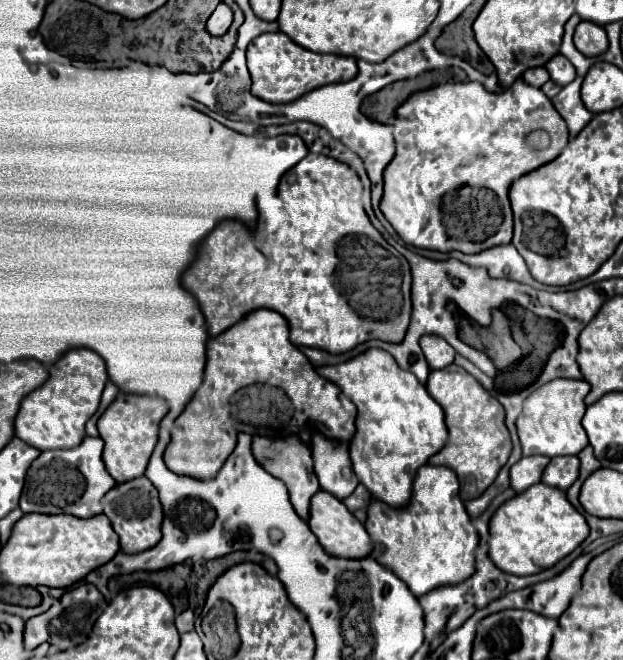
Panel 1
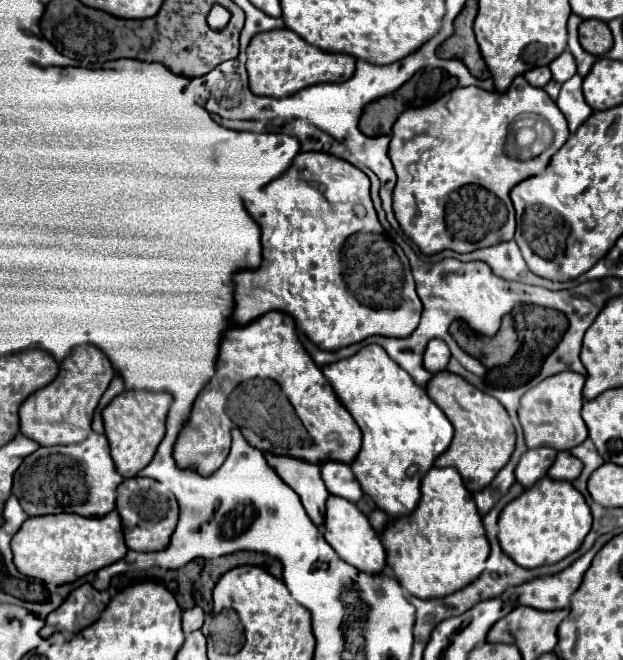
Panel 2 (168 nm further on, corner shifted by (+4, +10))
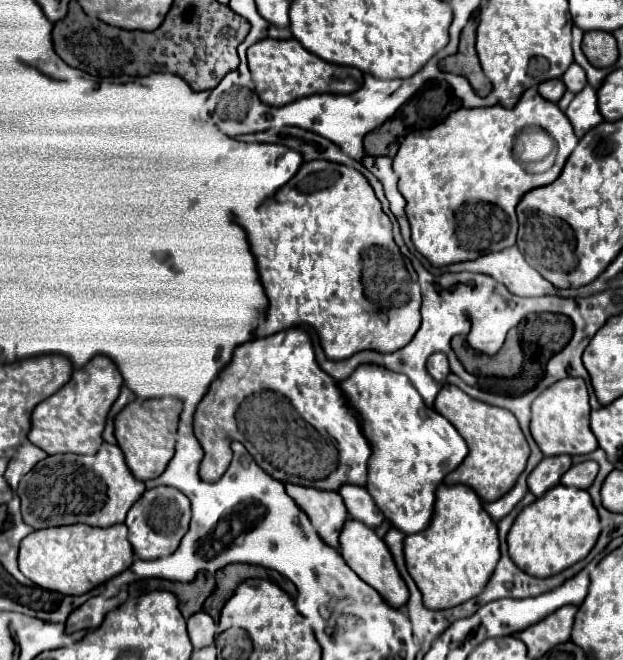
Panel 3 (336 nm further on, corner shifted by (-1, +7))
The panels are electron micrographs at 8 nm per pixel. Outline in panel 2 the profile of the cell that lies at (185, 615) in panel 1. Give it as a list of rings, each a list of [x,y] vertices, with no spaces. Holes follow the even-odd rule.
[[[199,606],[187,610],[187,612],[183,614],[183,632],[185,632],[185,634],[191,634],[191,632],[199,630],[199,628],[203,626],[203,618],[205,618],[205,612],[203,612]]]

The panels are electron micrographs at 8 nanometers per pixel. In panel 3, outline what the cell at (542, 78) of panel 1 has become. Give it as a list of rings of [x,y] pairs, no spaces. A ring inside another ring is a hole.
[[[554,79],[554,81],[544,81],[540,87],[538,87],[538,93],[544,97],[544,99],[550,99],[550,101],[558,101],[562,95],[564,95],[564,91],[566,91],[566,87],[564,87],[564,83],[560,81],[560,79]]]

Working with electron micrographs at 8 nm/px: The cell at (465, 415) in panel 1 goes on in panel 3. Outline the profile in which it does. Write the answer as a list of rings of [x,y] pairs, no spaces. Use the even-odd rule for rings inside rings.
[[[450,383],[442,385],[442,389],[434,401],[434,409],[456,427],[456,431],[464,437],[464,441],[468,445],[466,459],[458,465],[458,469],[448,473],[448,477],[444,481],[462,483],[462,485],[472,487],[482,501],[496,501],[506,491],[510,491],[512,485],[516,483],[518,475],[524,471],[526,459],[530,455],[528,443],[520,431],[516,417],[506,409],[472,399],[462,389],[458,389],[456,385],[450,385]]]

